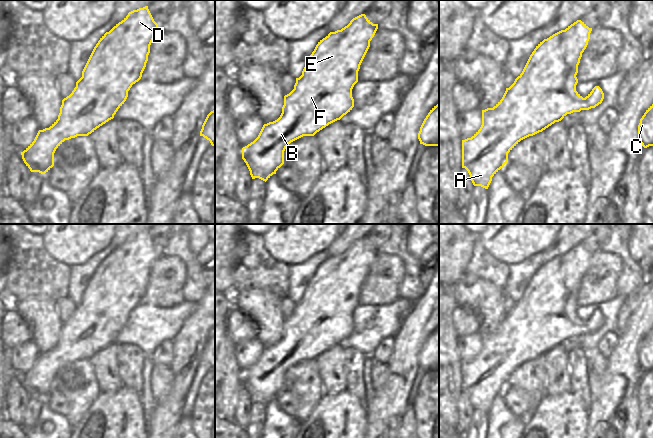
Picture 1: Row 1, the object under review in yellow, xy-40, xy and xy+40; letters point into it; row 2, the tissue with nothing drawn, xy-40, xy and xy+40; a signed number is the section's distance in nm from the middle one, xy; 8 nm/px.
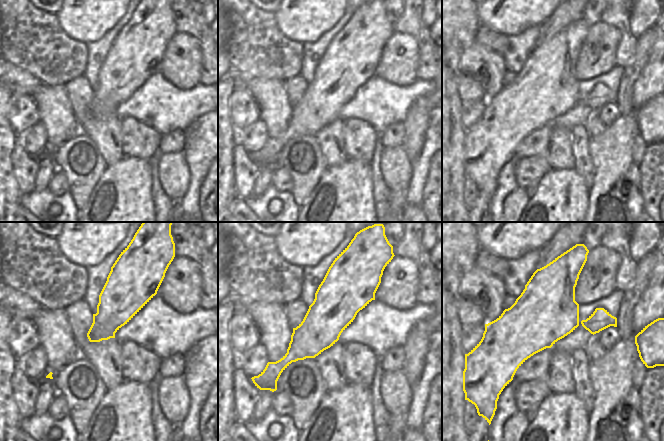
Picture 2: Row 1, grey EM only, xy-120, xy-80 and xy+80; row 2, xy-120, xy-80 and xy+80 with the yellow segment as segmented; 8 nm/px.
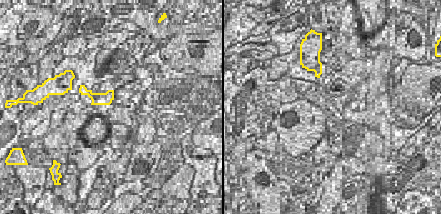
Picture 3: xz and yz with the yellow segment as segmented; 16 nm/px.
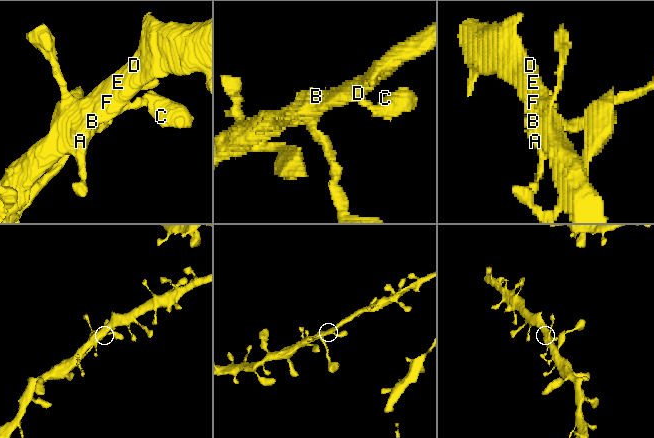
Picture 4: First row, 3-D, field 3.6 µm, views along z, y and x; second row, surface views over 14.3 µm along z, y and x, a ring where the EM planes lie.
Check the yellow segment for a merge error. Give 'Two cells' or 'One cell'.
One cell

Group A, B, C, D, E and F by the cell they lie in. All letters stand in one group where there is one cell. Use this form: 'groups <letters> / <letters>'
groups A B C D E F

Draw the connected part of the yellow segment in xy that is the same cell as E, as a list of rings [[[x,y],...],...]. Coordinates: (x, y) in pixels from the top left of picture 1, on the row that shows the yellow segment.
[[[365,14],[320,40],[310,55],[294,89],[284,96],[280,117],[264,124],[258,137],[242,148],[242,159],[252,179],[267,181],[284,164],[284,151],[293,141],[303,136],[314,136],[329,124],[340,120],[354,107],[352,89],[358,82],[360,65],[378,29]]]

